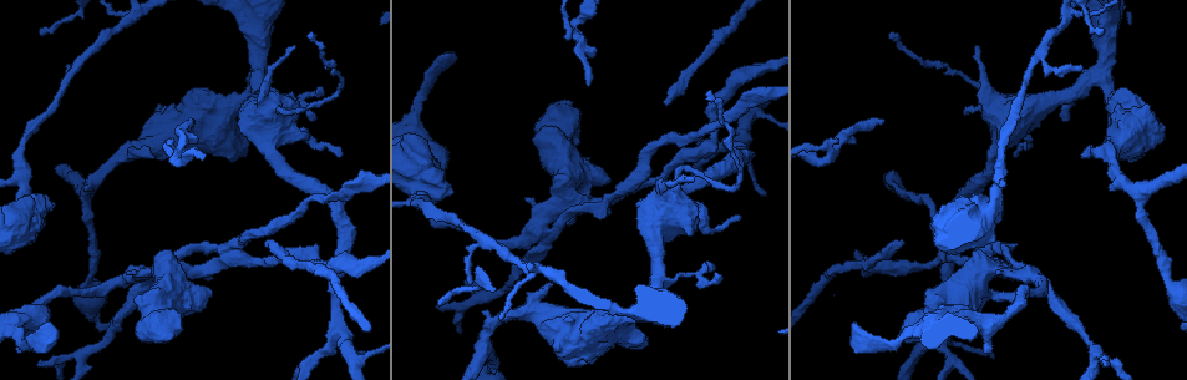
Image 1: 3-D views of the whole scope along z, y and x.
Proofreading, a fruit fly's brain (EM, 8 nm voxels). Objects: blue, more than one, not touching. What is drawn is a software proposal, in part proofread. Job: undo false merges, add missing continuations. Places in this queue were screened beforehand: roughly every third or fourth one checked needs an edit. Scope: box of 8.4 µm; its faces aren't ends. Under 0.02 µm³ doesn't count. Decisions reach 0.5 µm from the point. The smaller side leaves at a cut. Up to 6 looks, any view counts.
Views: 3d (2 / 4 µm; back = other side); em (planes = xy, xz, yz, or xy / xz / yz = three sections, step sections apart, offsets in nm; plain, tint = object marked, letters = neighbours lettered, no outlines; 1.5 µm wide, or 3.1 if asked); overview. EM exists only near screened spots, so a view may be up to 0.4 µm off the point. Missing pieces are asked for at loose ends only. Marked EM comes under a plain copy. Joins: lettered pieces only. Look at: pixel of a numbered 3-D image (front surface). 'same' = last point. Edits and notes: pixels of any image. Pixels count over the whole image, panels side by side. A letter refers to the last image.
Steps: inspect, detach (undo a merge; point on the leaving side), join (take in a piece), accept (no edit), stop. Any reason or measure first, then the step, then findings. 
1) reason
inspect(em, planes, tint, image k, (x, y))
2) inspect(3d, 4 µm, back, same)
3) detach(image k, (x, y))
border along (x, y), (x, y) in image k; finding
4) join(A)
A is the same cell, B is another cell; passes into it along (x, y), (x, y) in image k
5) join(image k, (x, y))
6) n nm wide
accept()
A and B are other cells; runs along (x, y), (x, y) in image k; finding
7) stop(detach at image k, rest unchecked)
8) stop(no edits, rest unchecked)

thick end
inspect(em, planes, letters, image 1, (550, 284))

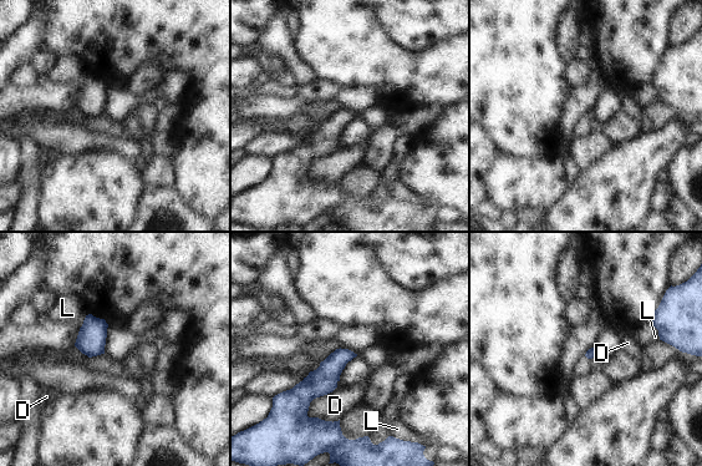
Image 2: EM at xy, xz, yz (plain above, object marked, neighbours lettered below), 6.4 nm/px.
accept()
D and L are other cells; runs along (345, 351), (305, 395), (310, 418), (336, 425) in image 2; none of them fits

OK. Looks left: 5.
inspect(em, xz, step 8, letters, image 1, (1024, 272))

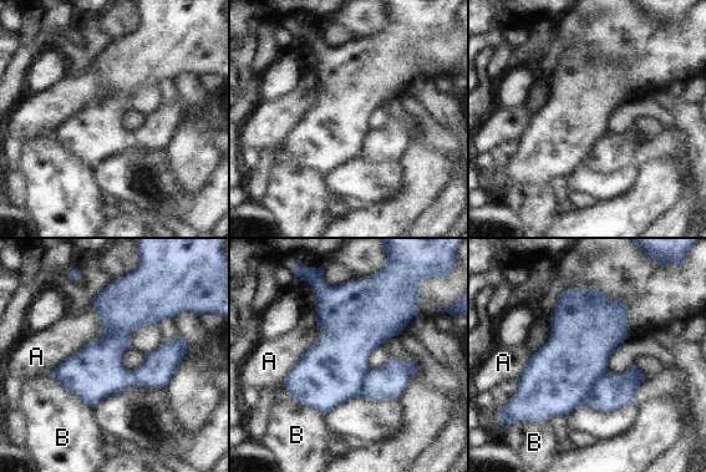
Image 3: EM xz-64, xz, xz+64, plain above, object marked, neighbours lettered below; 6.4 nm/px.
detach(image 3, (609, 392))
A and B are other cells; border along (610, 375), (603, 375), (579, 404) in image 3; two neurons meet here

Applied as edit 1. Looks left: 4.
inspect(overview)

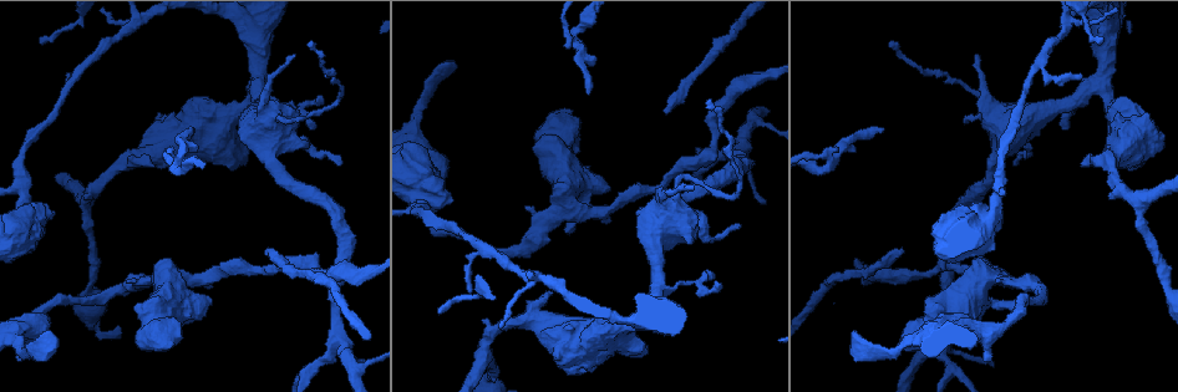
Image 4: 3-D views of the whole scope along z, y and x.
an open end
inspect(em, xz, step 4, letters, image 4, (984, 356))

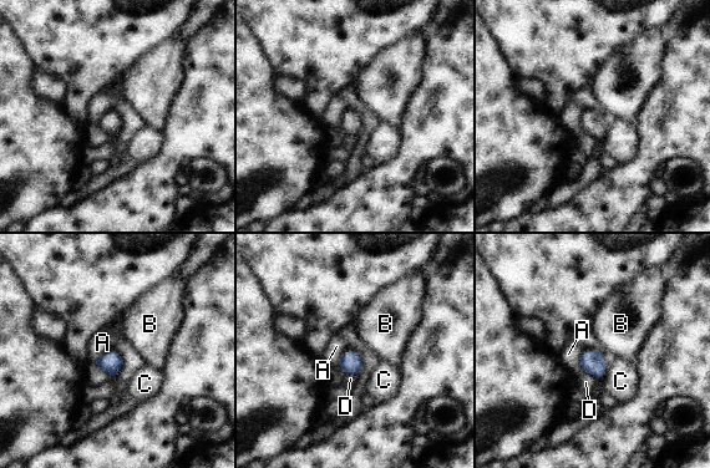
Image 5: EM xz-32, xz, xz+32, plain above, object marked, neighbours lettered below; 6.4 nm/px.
another direction
inspect(em, planes, letters, same)

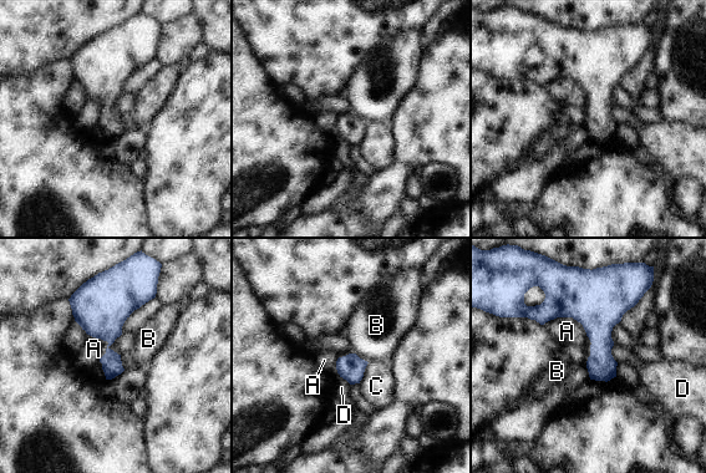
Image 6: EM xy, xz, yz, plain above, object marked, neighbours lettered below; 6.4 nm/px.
130 nm wide
accept()
A, B, C and D are other cells; none of them fits

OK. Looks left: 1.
stop(detach at image 3, rest unchecked)

